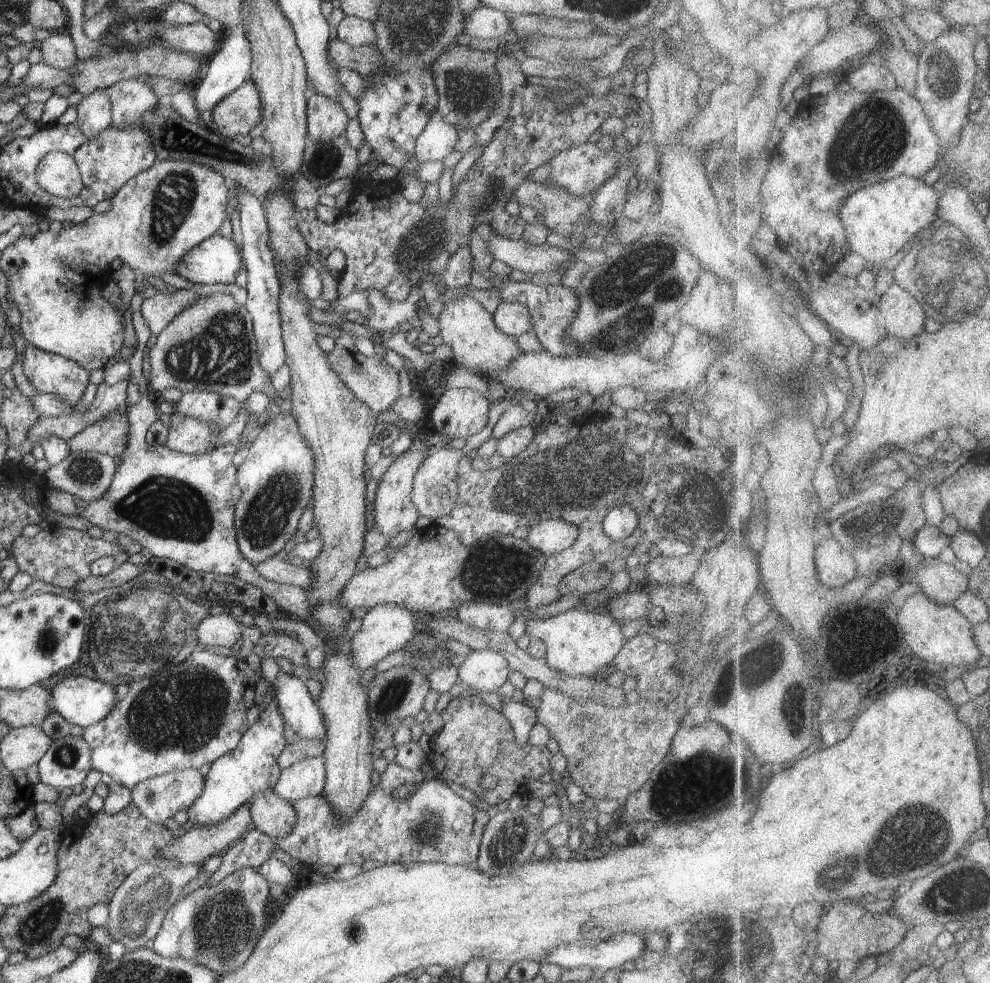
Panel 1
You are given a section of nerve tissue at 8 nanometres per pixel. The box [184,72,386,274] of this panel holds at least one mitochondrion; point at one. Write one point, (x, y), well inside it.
(325, 159)

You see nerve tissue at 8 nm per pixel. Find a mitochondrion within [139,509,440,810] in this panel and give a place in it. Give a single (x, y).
(399, 688)

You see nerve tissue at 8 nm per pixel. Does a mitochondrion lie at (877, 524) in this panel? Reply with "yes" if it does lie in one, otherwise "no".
yes

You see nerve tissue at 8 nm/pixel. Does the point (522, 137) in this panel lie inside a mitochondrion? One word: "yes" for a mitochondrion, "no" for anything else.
no

